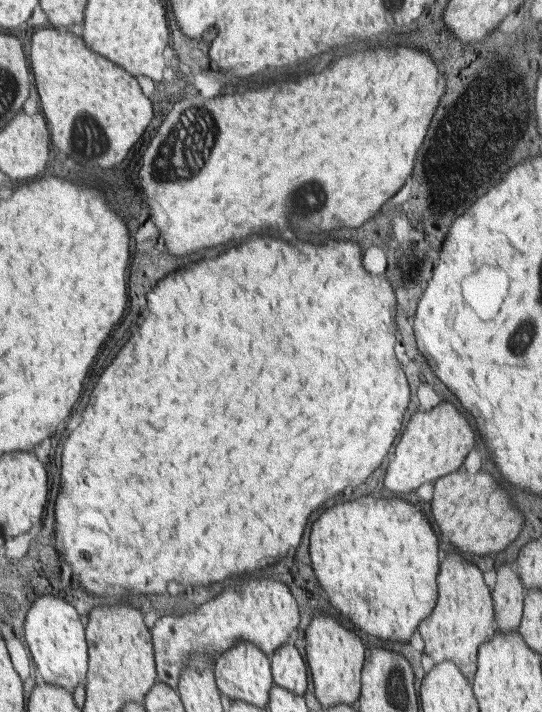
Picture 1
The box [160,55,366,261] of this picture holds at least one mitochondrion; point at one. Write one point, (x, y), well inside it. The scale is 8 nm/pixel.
(296, 207)

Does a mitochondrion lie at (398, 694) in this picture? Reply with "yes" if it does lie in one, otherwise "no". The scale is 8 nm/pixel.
yes

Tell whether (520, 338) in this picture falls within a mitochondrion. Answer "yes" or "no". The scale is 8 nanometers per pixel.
yes

